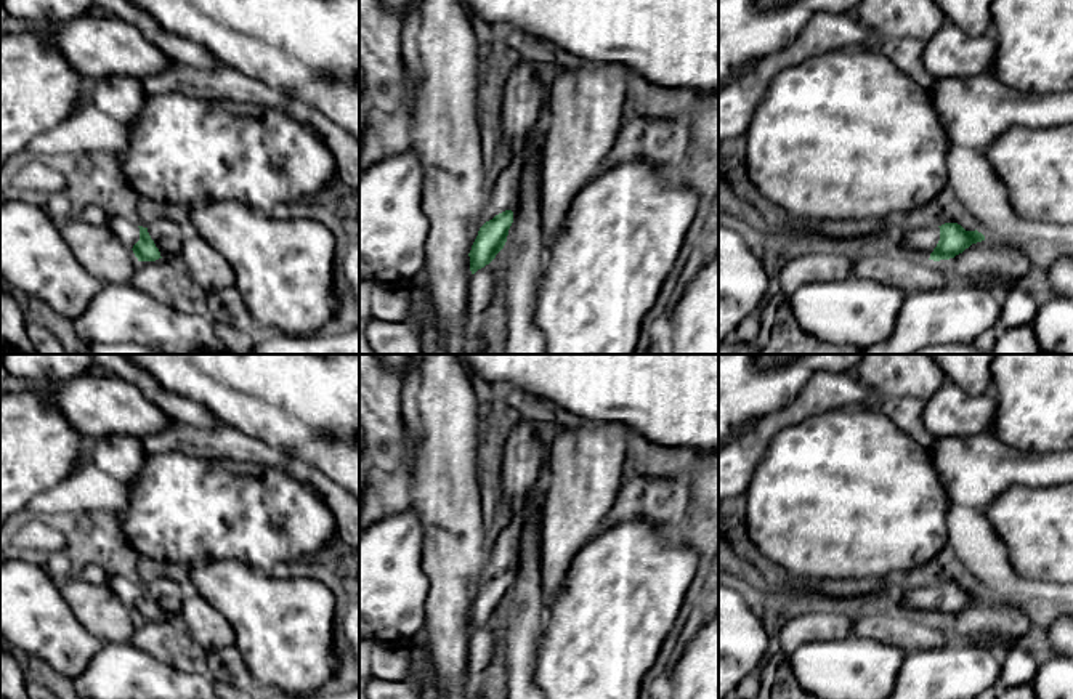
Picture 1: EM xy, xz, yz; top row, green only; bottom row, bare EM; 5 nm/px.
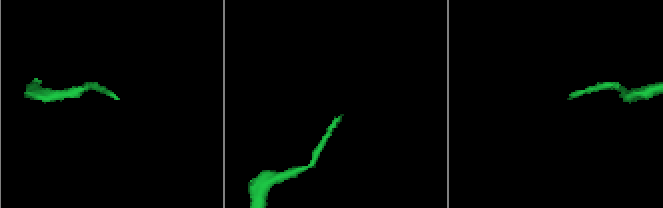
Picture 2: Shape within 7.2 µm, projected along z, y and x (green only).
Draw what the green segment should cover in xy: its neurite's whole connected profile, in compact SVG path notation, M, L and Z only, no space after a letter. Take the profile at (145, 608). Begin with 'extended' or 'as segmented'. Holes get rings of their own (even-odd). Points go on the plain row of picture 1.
extended; M107 574L106 585L122 600L122 603L133 609L138 620L156 620L162 617L148 587L135 585L117 574Z

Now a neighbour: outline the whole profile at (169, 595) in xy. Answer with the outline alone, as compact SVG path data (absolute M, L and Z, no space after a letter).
M157 579L148 585L148 592L162 617L176 619L181 612L188 588L170 579Z

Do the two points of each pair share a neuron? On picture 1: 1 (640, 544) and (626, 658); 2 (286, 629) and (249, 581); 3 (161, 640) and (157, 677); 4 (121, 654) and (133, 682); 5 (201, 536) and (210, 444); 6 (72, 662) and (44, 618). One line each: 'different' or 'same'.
1: same
2: same
3: different
4: same
5: different
6: same

